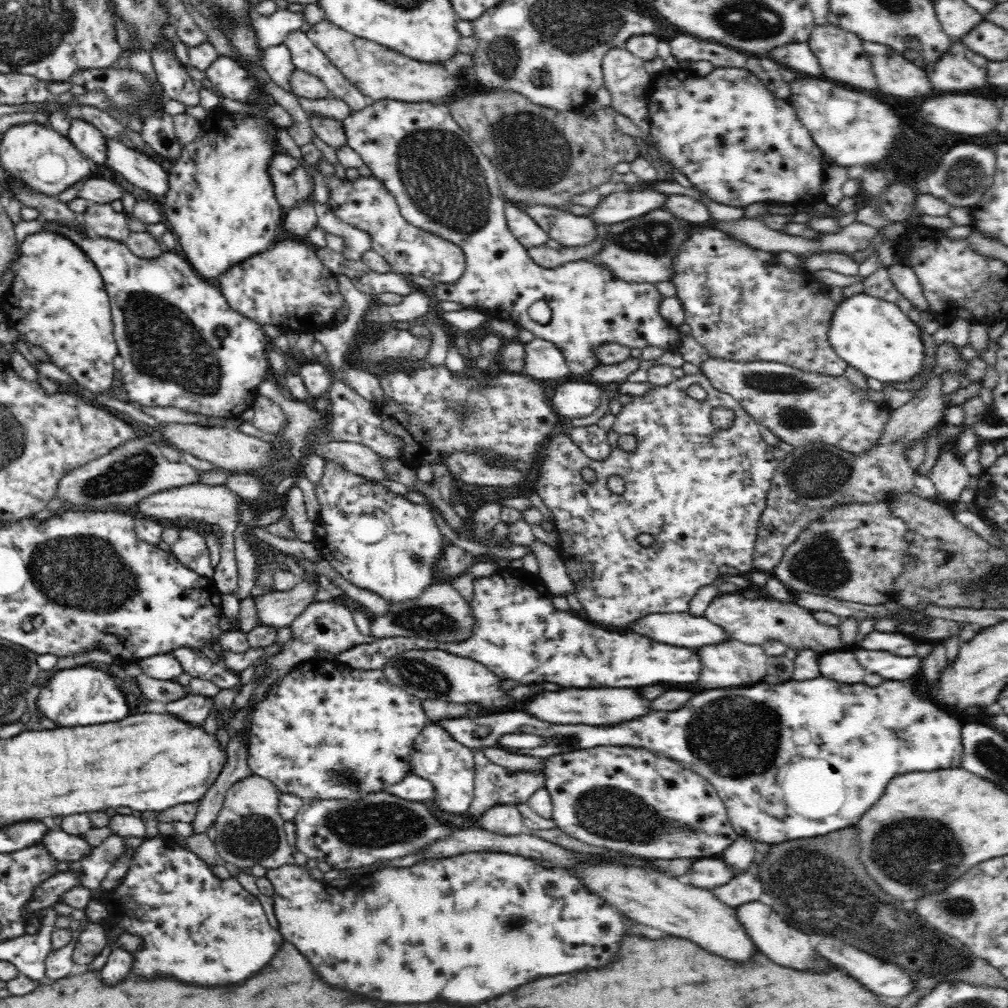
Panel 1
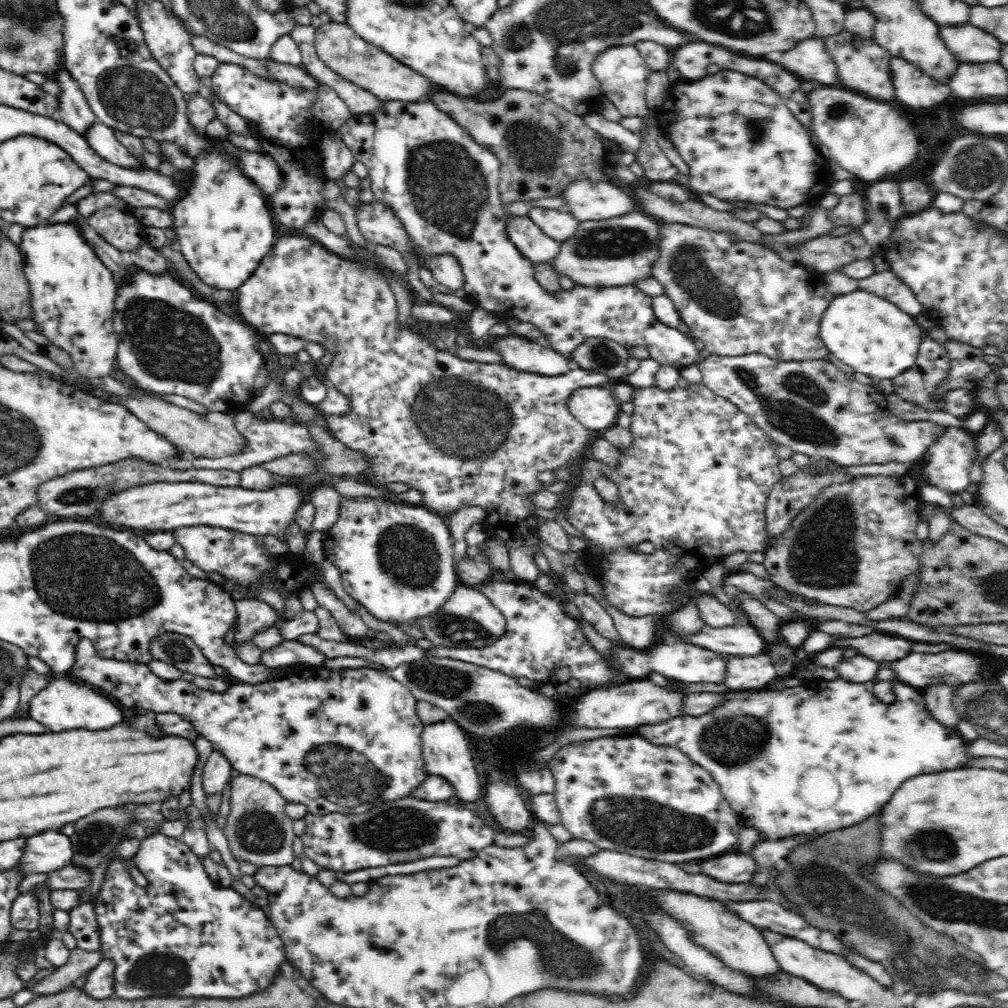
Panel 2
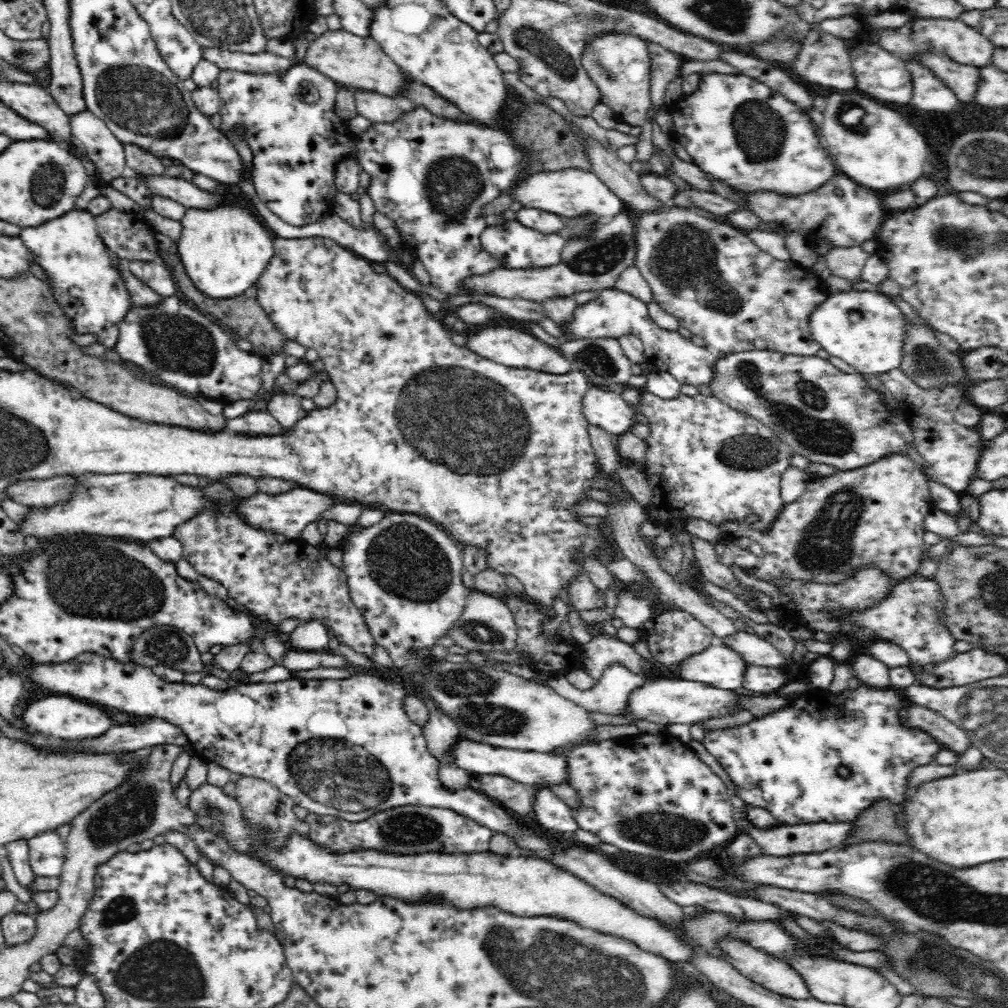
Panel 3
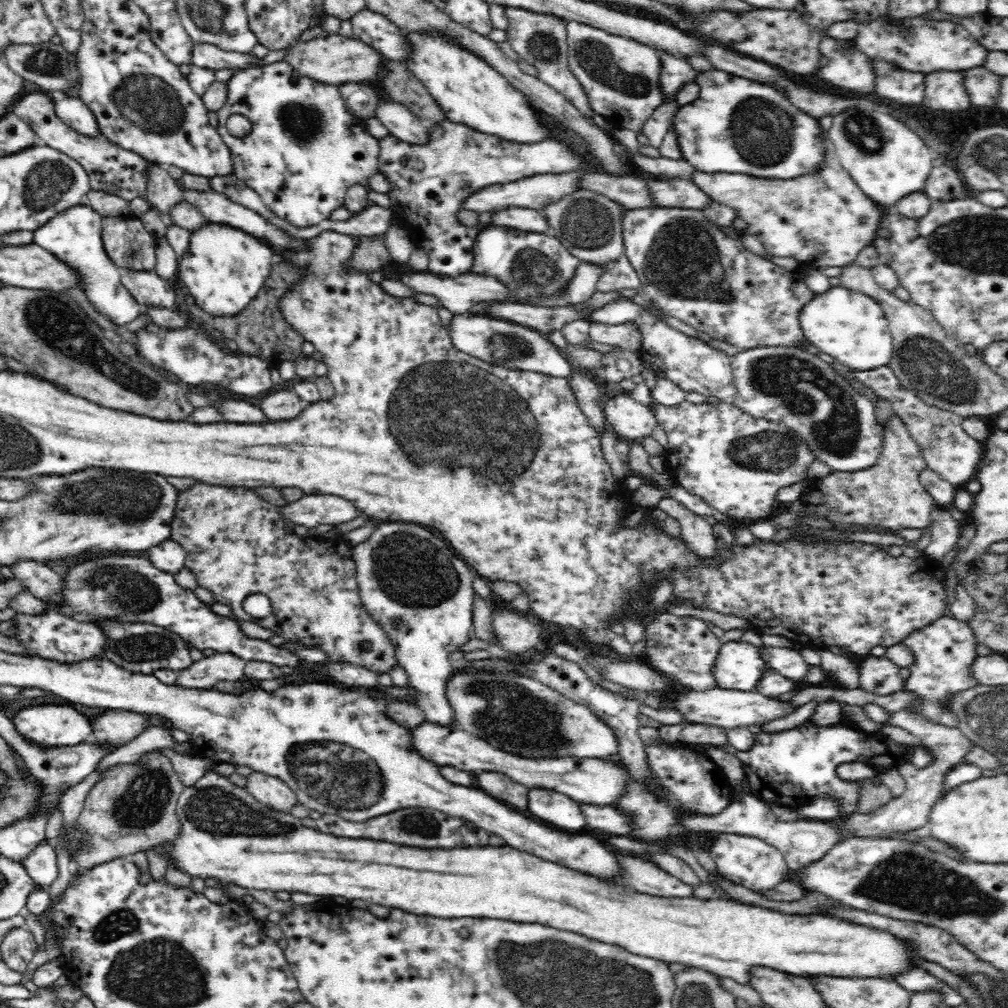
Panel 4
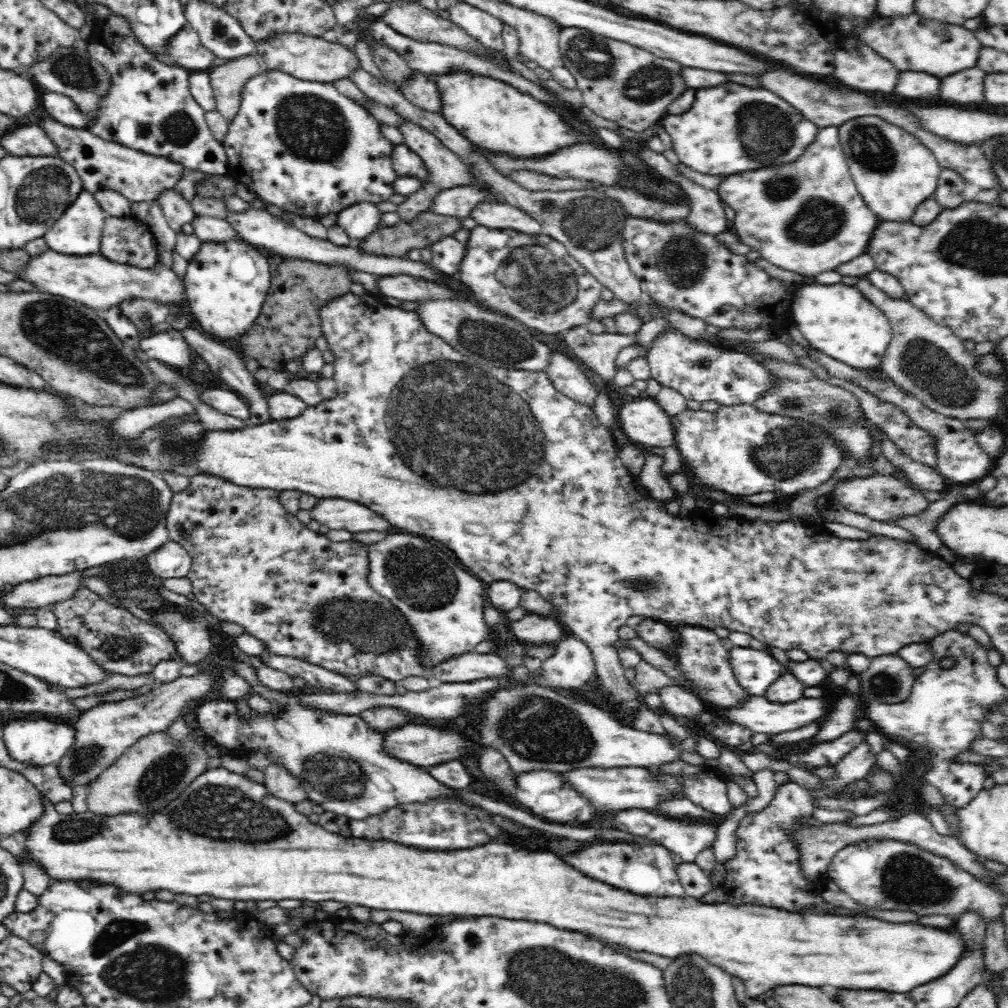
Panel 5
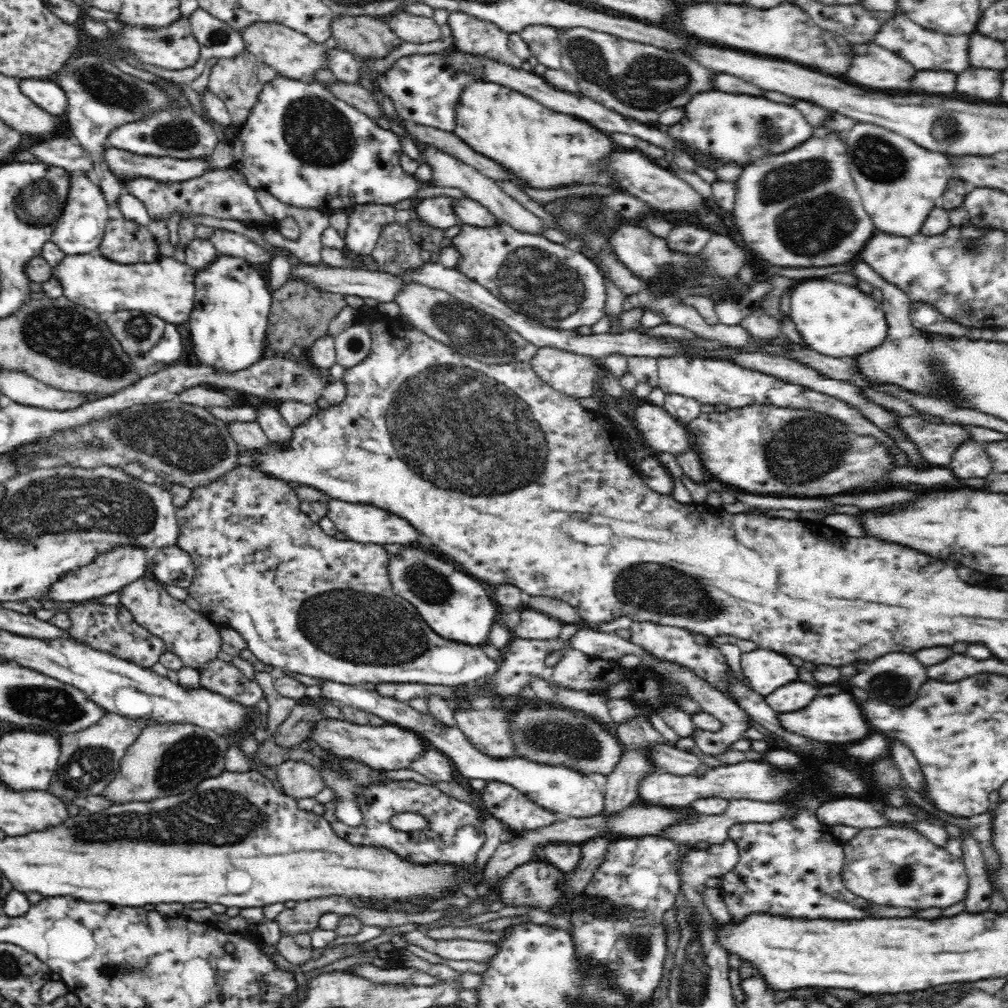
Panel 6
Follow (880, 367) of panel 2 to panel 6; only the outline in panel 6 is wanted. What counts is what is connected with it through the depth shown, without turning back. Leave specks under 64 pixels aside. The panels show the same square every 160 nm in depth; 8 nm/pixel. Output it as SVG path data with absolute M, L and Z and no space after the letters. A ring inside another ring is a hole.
M806 280L794 288L790 312L804 342L826 356L854 358L856 354L876 348L886 338L888 326L880 304L854 286L828 280Z

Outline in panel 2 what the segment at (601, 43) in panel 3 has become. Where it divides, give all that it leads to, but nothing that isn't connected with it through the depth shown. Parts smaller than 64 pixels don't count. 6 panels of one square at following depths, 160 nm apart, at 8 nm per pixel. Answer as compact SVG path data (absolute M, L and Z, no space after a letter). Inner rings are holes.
M617 45L602 50L592 62L592 72L601 84L604 97L614 104L624 118L643 117L648 114L646 80L652 71L635 45Z

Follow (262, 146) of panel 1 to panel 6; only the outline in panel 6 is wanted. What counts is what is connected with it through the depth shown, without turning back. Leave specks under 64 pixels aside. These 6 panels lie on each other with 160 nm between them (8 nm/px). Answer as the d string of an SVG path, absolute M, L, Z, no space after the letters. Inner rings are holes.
M220 255L214 264L196 271L196 306L188 324L190 342L198 364L209 366L217 374L236 374L252 368L255 362L267 354L267 328L271 306L272 293L266 289L266 280L243 258Z

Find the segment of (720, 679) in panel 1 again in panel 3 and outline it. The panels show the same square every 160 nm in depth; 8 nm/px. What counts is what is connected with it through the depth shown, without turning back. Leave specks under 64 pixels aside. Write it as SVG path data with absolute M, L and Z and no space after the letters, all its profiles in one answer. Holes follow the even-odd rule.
M748 665L744 673L743 687L752 692L774 695L786 685L784 671L765 666Z

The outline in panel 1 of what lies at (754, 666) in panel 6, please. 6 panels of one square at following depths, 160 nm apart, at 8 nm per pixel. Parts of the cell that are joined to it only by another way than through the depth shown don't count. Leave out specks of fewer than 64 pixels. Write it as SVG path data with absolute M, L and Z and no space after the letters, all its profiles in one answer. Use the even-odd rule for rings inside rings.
M504 569L493 577L478 577L473 580L474 599L471 601L473 616L476 617L473 635L459 643L436 643L424 638L395 636L382 638L371 644L357 644L341 651L336 657L339 662L356 670L380 670L395 654L405 650L444 650L462 658L480 662L500 680L516 680L519 684L536 685L536 682L552 682L565 688L638 688L650 684L686 684L700 678L700 657L694 650L656 642L638 633L608 629L583 619L571 610L556 609L552 594L544 586L539 575L521 569Z

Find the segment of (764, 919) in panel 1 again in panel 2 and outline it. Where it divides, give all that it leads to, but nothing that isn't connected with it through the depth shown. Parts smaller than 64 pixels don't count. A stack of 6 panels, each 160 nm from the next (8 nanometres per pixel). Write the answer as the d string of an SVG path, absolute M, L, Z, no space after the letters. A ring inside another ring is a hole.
M763 930L762 933L766 942L770 944L770 950L782 970L790 972L792 976L804 978L826 992L836 992L838 996L842 996L846 1000L862 1000L864 1004L878 1004L882 1000L882 996L888 995L886 992L891 991L890 986L880 984L860 968L846 962L843 955L838 956L838 954L830 954L824 950L816 950L816 948L808 946L806 942L800 942L796 938L786 938L786 936L774 934L770 930Z

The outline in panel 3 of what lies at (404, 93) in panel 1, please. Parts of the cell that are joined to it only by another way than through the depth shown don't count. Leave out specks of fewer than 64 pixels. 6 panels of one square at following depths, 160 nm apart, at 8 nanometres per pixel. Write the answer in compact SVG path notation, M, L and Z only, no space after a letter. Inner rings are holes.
M344 29L328 30L310 43L307 54L301 64L322 73L324 76L346 86L362 91L372 91L390 97L402 93L402 86L409 78L391 58L389 58L372 37L362 38L346 32Z

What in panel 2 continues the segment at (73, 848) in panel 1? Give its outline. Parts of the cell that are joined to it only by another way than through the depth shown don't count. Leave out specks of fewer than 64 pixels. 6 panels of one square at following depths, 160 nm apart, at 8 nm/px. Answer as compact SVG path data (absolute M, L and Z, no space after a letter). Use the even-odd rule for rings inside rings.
M45 830L26 839L24 855L16 871L20 876L48 874L71 864L73 849L70 837L59 830Z

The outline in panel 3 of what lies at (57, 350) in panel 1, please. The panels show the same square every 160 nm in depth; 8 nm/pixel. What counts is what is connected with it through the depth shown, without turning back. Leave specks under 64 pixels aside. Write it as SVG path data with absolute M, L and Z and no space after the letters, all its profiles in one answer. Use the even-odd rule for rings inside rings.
M74 208L40 226L22 229L20 239L32 251L38 266L48 273L52 292L72 319L75 330L96 334L102 344L111 347L119 337L119 322L135 306L121 272L112 263L112 256L98 233L95 218L87 210Z

